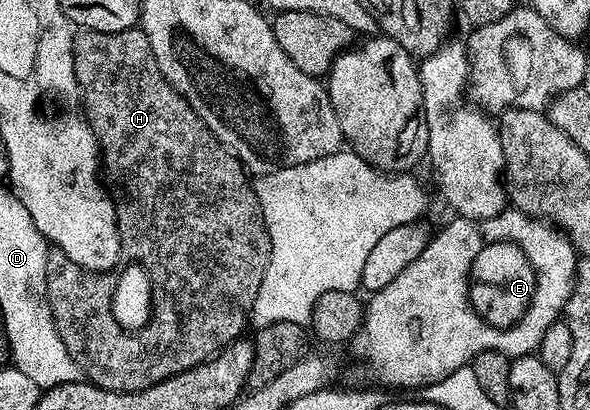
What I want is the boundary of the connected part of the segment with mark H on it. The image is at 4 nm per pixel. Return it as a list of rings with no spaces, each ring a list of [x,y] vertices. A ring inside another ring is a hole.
[[[134,28],[132,30],[124,30],[123,32],[99,32],[98,30],[83,30],[78,29],[73,36],[73,63],[75,64],[75,72],[77,73],[77,84],[80,86],[82,90],[82,109],[83,113],[86,117],[86,121],[88,122],[89,126],[93,130],[93,134],[97,138],[99,152],[101,155],[101,162],[103,165],[103,170],[107,172],[107,176],[109,178],[109,182],[107,181],[108,187],[111,191],[111,197],[114,202],[114,206],[116,208],[116,218],[117,218],[117,231],[120,234],[120,244],[122,255],[132,263],[136,263],[139,266],[144,267],[145,271],[148,273],[151,287],[152,287],[152,300],[153,300],[153,307],[152,307],[152,314],[149,318],[149,322],[146,323],[144,327],[142,327],[139,331],[132,331],[132,330],[125,330],[123,327],[120,326],[119,323],[116,322],[115,316],[112,315],[112,285],[113,280],[110,275],[107,274],[96,274],[94,271],[84,271],[81,266],[76,265],[71,259],[58,250],[50,251],[48,256],[47,268],[44,270],[44,276],[42,278],[43,283],[43,294],[45,290],[45,294],[49,297],[49,303],[47,303],[47,309],[50,314],[53,316],[53,325],[57,327],[57,331],[59,332],[59,336],[63,340],[63,348],[67,348],[67,352],[71,356],[71,360],[75,360],[75,364],[77,367],[80,368],[82,375],[88,381],[92,382],[93,385],[98,386],[99,388],[103,388],[104,390],[119,390],[123,394],[136,394],[138,390],[146,390],[147,388],[151,388],[155,384],[159,384],[163,380],[167,380],[170,378],[172,374],[178,374],[179,372],[187,372],[191,368],[195,368],[200,362],[206,361],[210,358],[214,358],[221,350],[224,350],[226,346],[230,346],[233,341],[237,338],[242,337],[246,333],[245,331],[245,322],[247,326],[247,319],[250,317],[253,305],[255,304],[255,296],[259,296],[259,284],[263,284],[263,276],[267,272],[267,268],[269,267],[269,257],[271,256],[271,244],[269,243],[269,230],[265,226],[265,217],[263,216],[261,205],[259,204],[259,200],[257,199],[257,191],[255,189],[254,183],[251,181],[250,175],[247,173],[244,166],[241,165],[241,162],[229,149],[223,145],[215,134],[209,131],[207,128],[207,124],[203,124],[203,120],[192,110],[189,105],[187,104],[187,100],[181,96],[181,93],[174,88],[164,78],[161,74],[161,69],[157,67],[157,61],[155,60],[155,56],[151,52],[151,44],[149,43],[149,37],[145,35],[145,33],[139,29]]]

